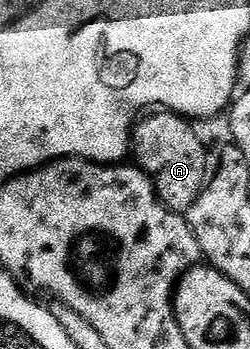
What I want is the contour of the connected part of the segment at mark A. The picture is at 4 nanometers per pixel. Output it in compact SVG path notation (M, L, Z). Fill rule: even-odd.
M154 110L143 115L135 123L129 155L132 160L134 156L133 163L153 182L160 202L173 212L189 212L208 183L208 150L200 142L200 138L196 138L193 123L187 117L179 116L177 112Z

